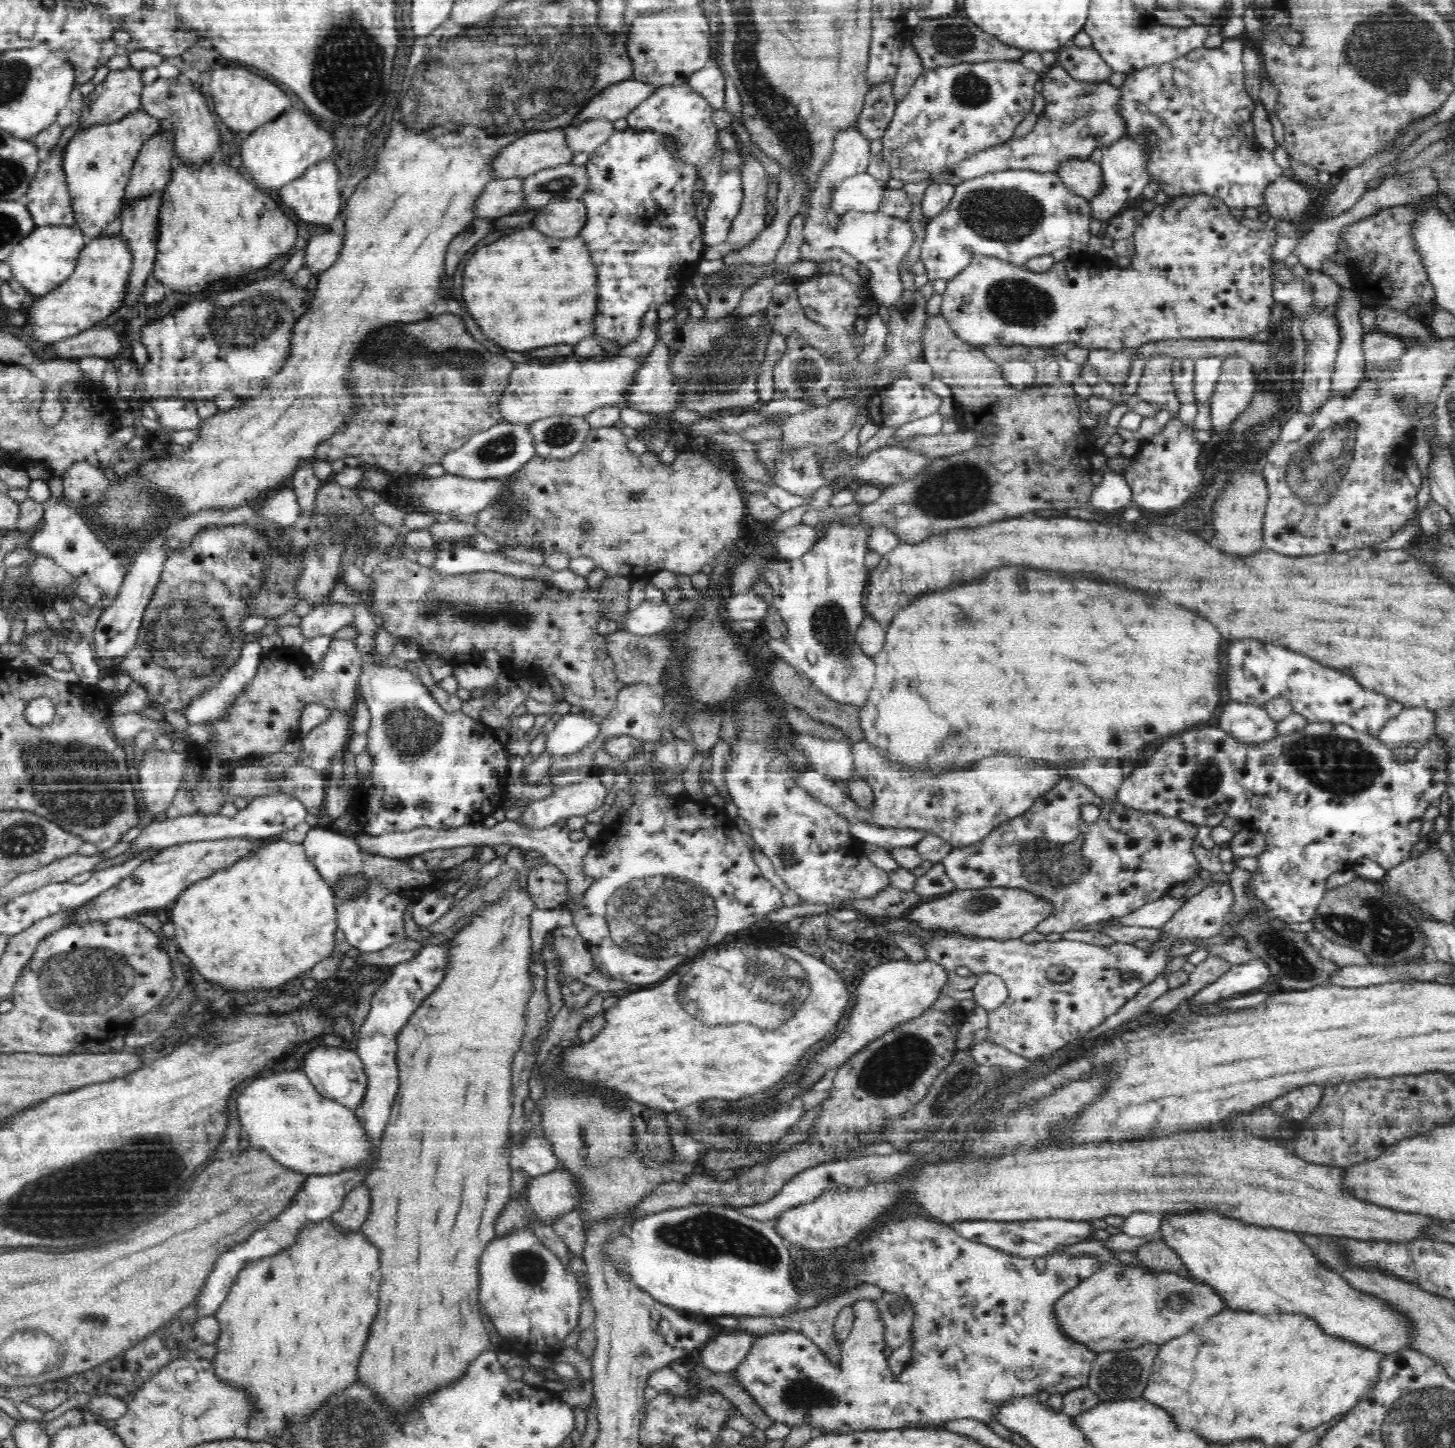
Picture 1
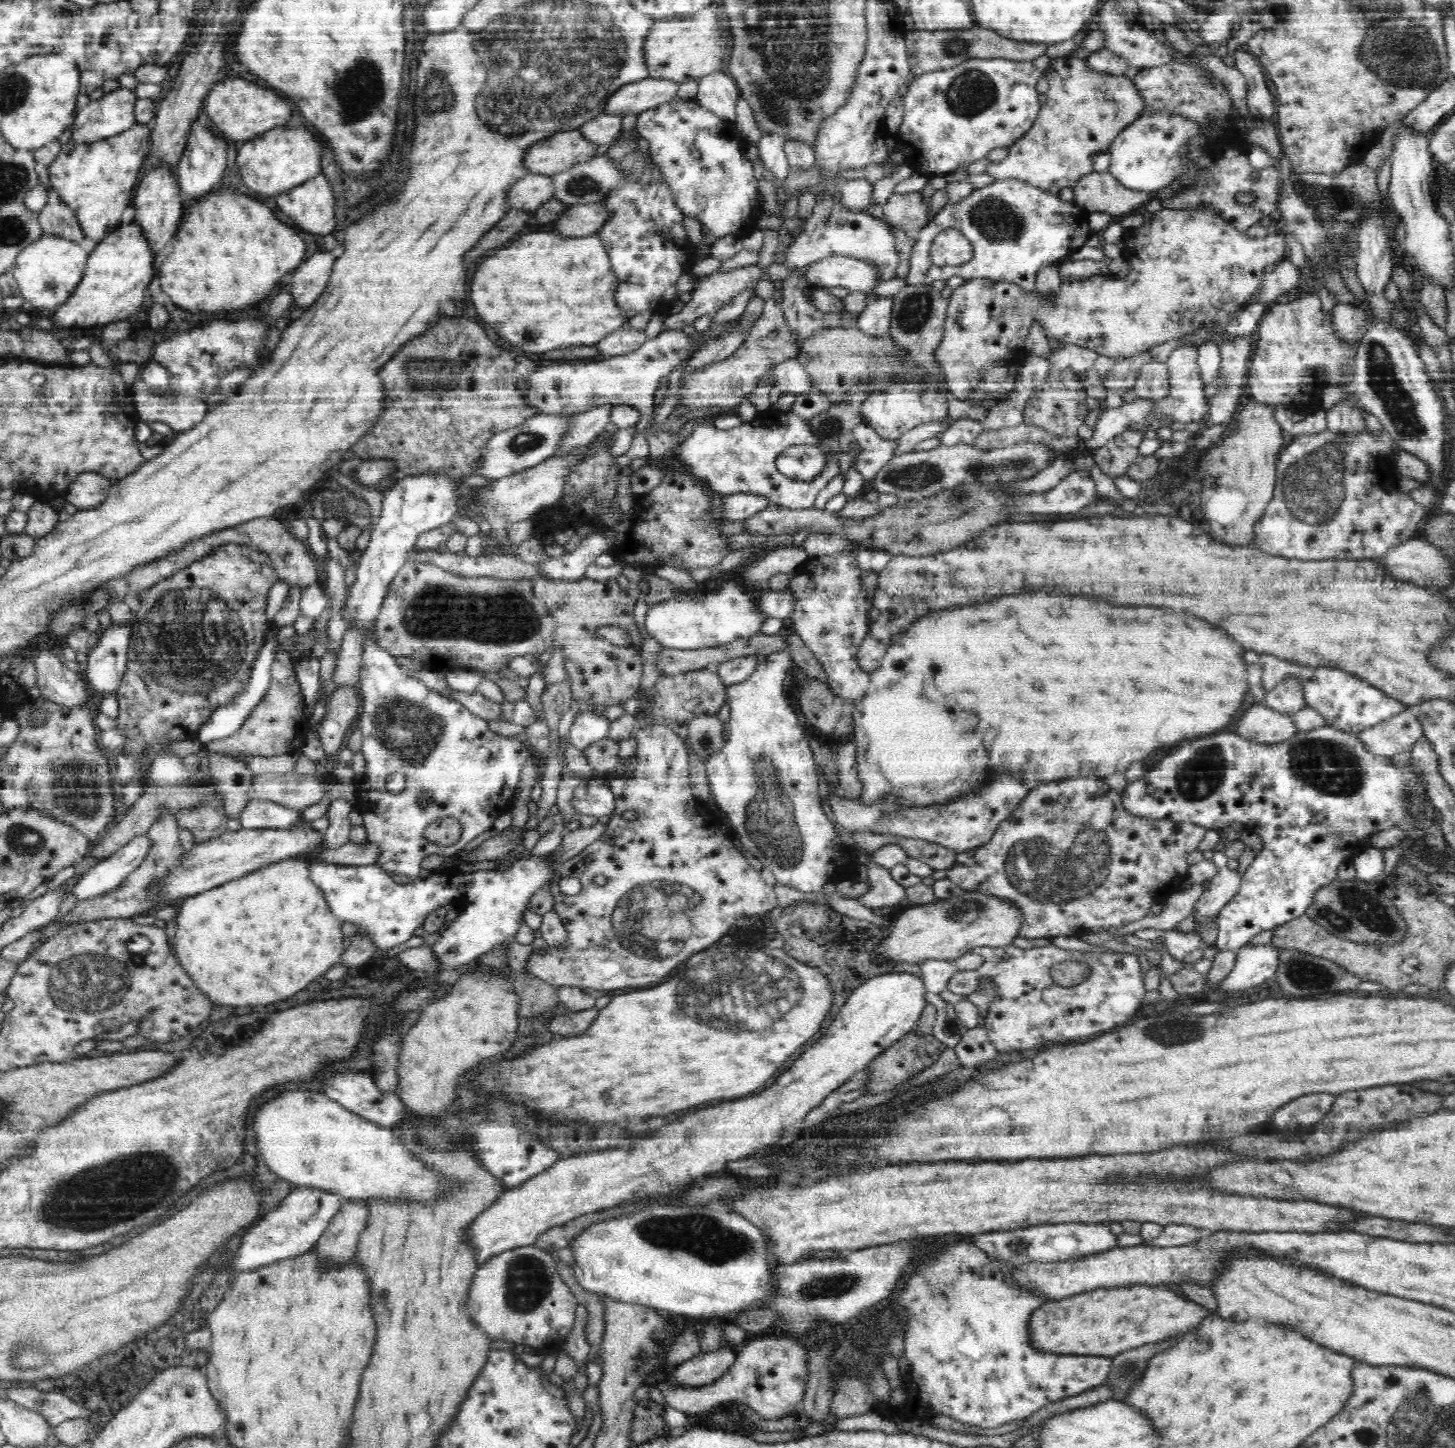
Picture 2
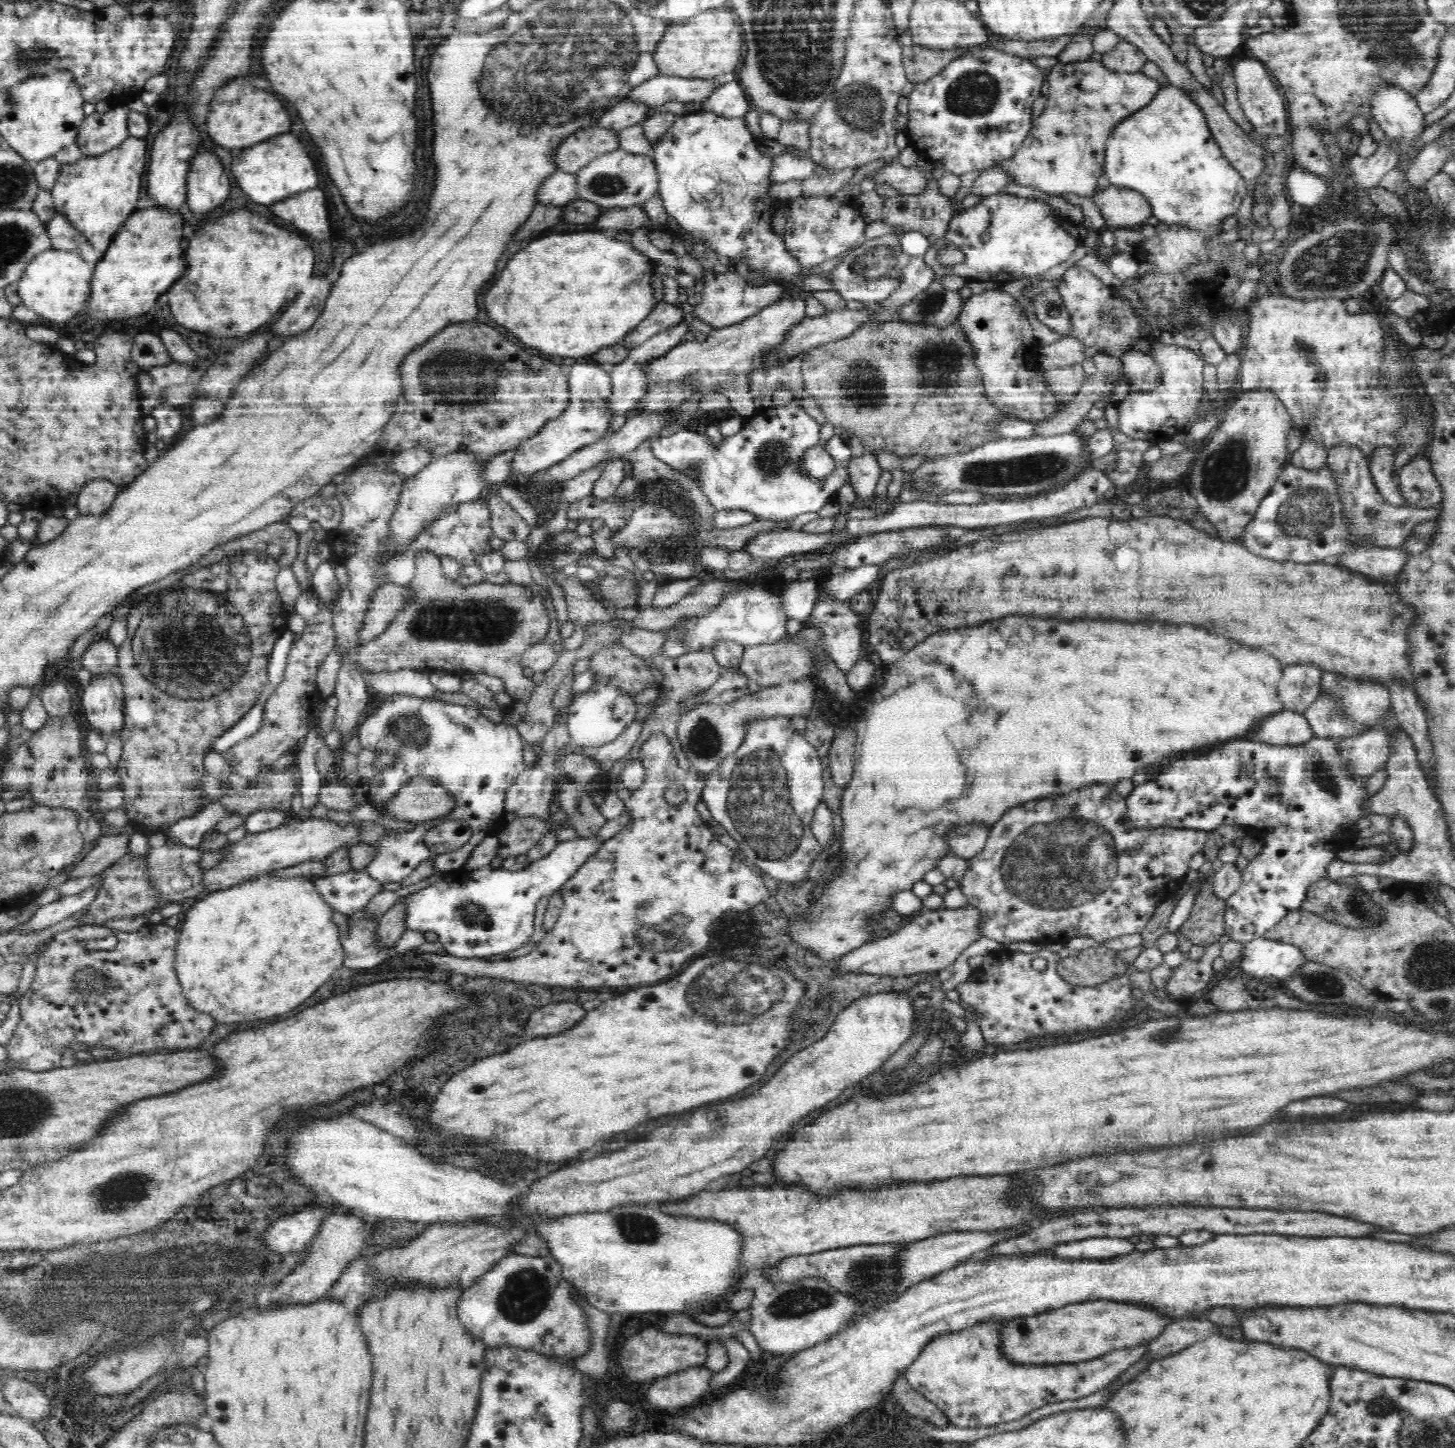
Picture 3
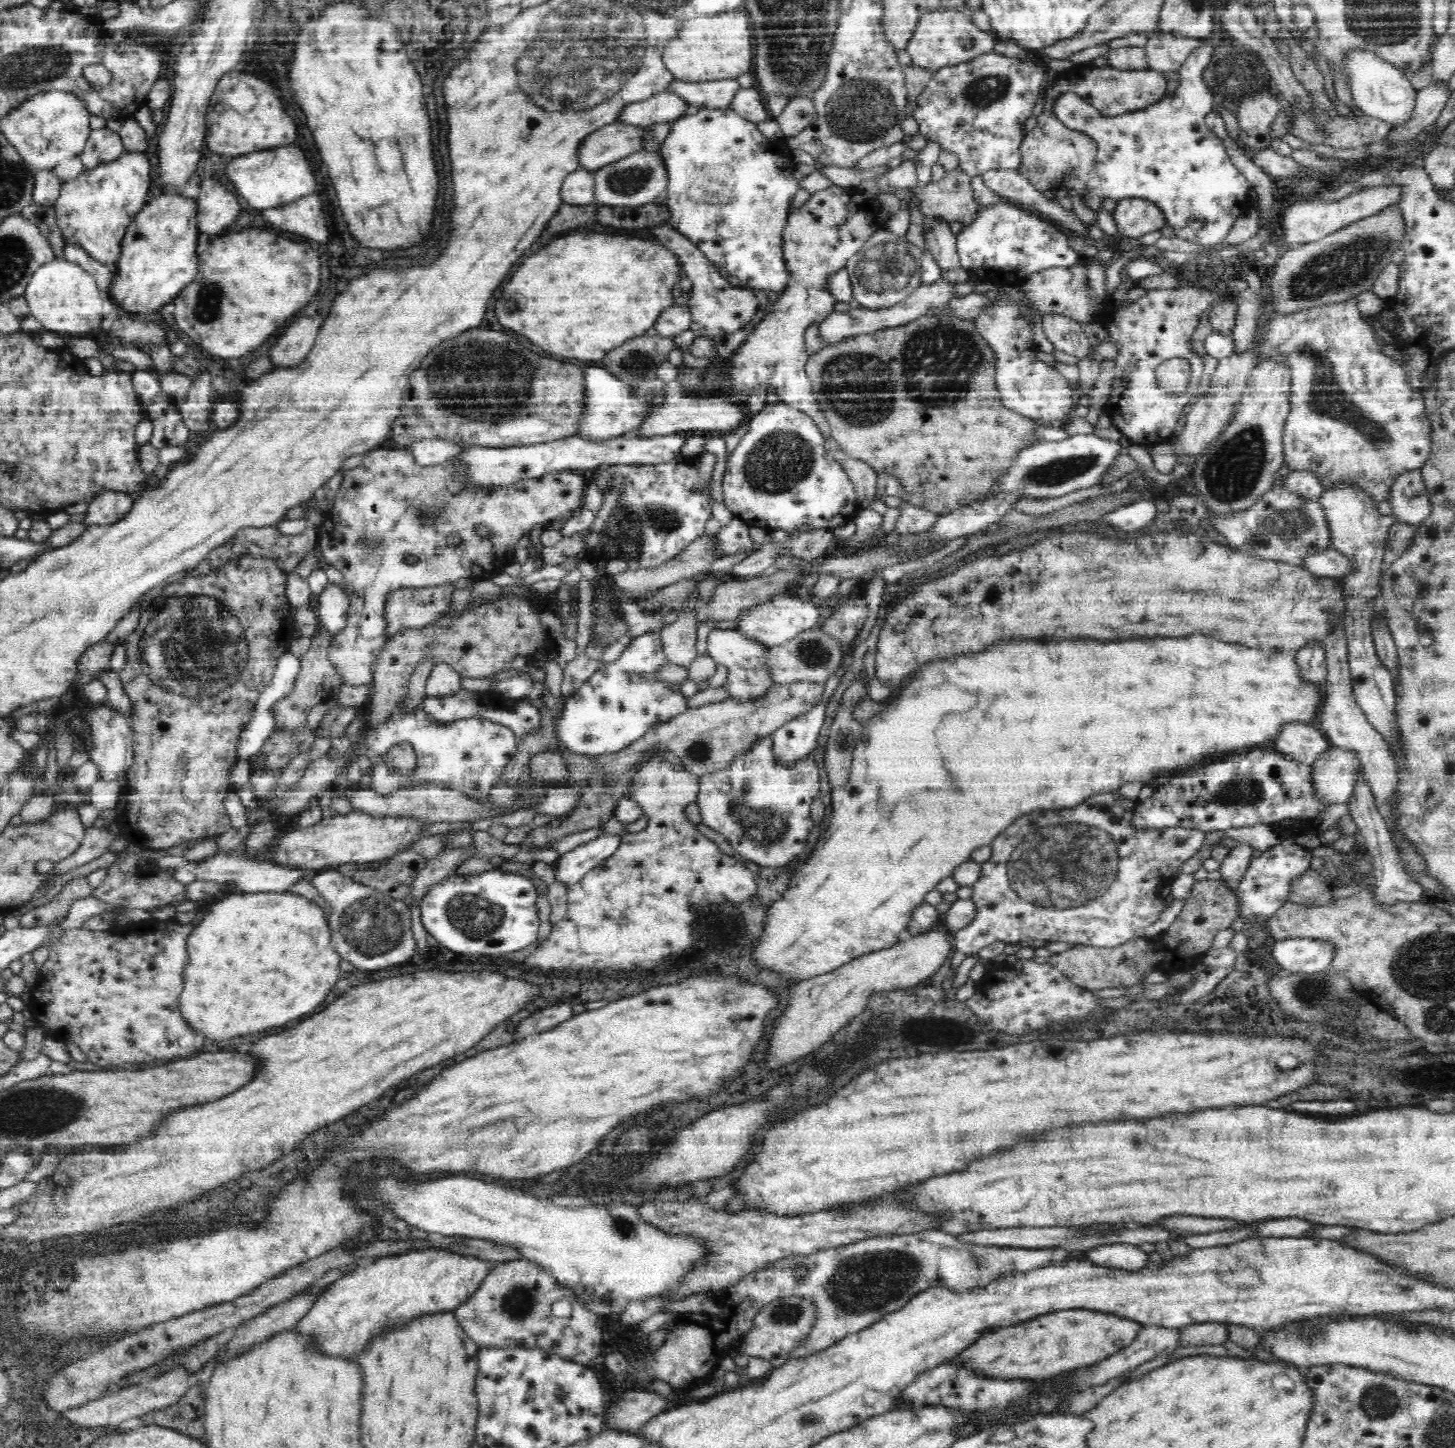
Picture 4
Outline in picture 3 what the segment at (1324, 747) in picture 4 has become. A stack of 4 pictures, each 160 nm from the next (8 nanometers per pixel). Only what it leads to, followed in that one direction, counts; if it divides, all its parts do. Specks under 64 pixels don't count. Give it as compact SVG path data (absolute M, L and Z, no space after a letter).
M1284 711L1260 723L1248 738L1278 746L1302 746L1314 739L1315 733L1303 713Z

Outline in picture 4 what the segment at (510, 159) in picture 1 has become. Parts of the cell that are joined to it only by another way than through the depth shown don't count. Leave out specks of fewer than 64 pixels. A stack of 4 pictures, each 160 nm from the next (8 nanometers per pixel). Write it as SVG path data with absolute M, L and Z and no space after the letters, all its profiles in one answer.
M623 120L600 128L588 136L582 148L583 168L594 172L619 163L627 156L646 148L646 126L628 124Z

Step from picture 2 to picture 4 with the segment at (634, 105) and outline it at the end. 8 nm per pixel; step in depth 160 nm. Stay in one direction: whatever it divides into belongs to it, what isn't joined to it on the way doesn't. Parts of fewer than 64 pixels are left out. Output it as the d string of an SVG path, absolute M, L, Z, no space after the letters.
M737 79L715 80L701 83L674 82L670 91L686 99L696 109L730 109L736 96L742 92Z

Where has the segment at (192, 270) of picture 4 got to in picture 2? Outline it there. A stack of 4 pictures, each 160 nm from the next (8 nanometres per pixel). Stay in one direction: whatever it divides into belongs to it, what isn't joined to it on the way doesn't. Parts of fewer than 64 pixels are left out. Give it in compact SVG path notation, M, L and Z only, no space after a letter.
M131 222L97 241L88 255L84 276L74 294L56 312L49 314L59 329L76 330L97 324L106 325L126 320L128 315L140 310L144 291L154 276L154 257L142 229L142 225Z

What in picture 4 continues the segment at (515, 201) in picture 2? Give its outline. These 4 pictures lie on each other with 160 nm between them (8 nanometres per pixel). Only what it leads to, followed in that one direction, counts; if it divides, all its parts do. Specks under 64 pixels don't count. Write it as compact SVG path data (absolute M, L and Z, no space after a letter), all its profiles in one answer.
M580 169L564 182L563 199L569 205L587 205L596 198L596 172Z

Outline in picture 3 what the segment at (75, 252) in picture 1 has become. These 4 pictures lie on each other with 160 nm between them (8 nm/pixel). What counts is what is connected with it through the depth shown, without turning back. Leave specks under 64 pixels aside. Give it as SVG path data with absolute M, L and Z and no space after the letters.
M54 249L36 255L24 267L26 270L16 283L22 303L28 309L52 322L70 322L84 312L84 302L88 304L91 294L94 264L84 262L73 252Z

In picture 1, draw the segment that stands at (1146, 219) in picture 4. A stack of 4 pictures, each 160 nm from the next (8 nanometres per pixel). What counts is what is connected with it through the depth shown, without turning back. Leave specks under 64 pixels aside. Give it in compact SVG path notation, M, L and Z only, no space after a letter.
M1090 159L1070 160L1061 167L1059 178L1071 191L1089 201L1104 188L1101 166Z

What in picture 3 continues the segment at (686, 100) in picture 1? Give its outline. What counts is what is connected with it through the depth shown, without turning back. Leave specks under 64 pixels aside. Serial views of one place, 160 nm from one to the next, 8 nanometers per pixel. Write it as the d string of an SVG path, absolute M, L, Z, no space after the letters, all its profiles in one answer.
M710 109L676 115L672 126L662 135L662 138L653 146L653 160L658 172L659 193L667 211L680 226L681 230L688 230L706 242L712 250L724 256L746 254L746 264L750 268L766 266L768 276L780 276L780 282L788 278L794 280L794 286L804 290L831 291L831 276L819 273L817 275L802 275L803 267L796 264L796 260L789 255L785 242L772 229L772 217L777 211L777 200L770 195L770 188L774 182L770 181L772 158L758 154L758 142L754 133L750 131L747 121L743 117L724 117Z

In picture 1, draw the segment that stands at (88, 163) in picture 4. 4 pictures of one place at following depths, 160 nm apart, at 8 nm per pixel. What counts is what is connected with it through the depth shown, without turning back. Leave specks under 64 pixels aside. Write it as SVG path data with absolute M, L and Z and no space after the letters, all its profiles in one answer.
M136 68L112 70L84 99L81 127L96 123L109 123L141 110L144 82Z

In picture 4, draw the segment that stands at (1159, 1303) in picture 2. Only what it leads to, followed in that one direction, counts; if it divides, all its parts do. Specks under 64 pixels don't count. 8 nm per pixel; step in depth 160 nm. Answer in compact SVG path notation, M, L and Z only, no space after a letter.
M1052 1311L1052 1314L1043 1314L1028 1319L1028 1322L1002 1327L1000 1332L981 1336L974 1344L952 1356L949 1362L962 1371L968 1371L970 1375L976 1375L978 1379L1046 1379L1101 1363L1126 1348L1136 1338L1141 1327L1130 1320L1094 1311Z

